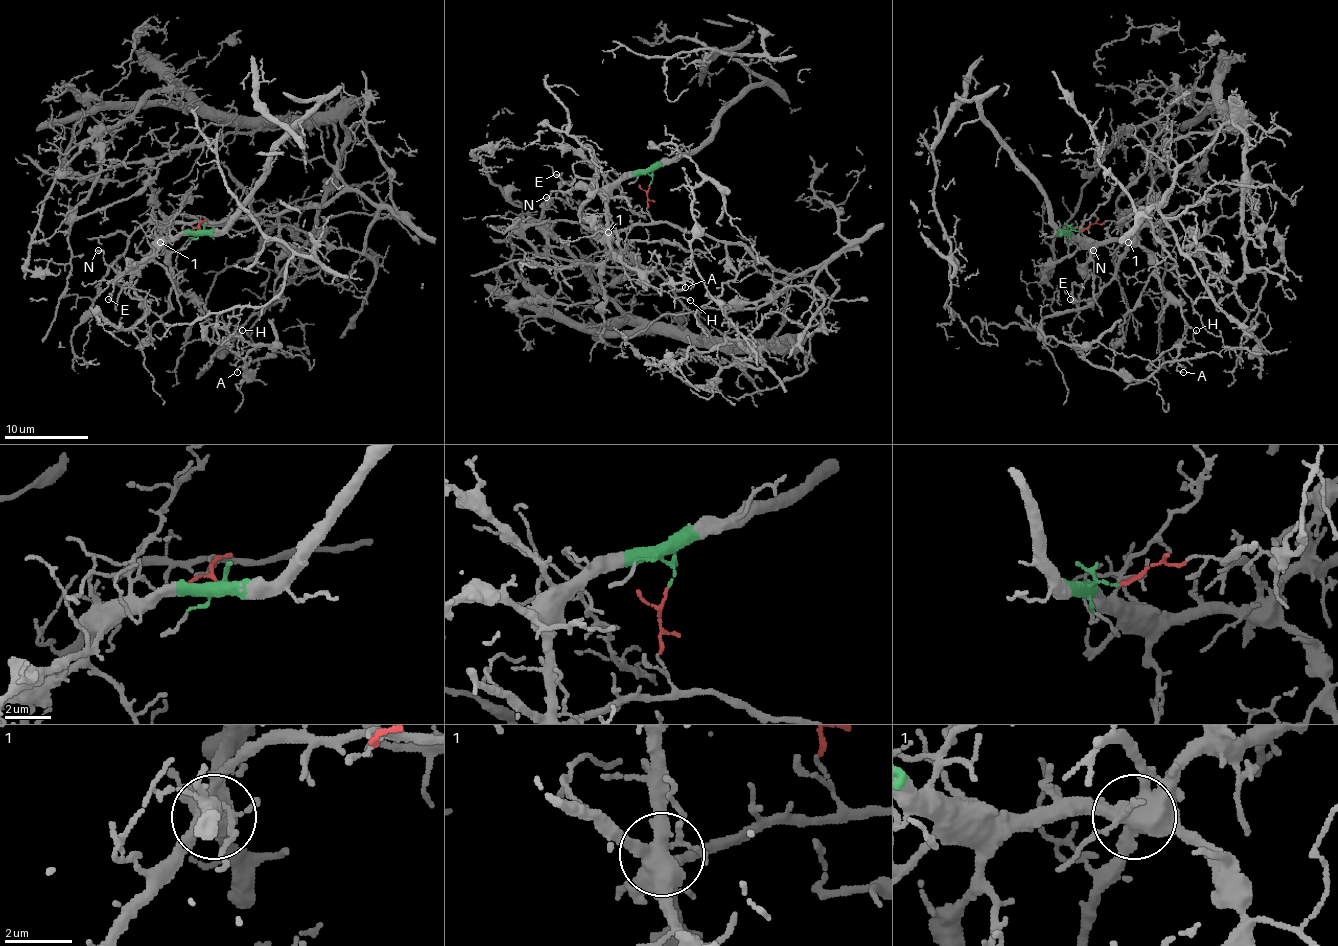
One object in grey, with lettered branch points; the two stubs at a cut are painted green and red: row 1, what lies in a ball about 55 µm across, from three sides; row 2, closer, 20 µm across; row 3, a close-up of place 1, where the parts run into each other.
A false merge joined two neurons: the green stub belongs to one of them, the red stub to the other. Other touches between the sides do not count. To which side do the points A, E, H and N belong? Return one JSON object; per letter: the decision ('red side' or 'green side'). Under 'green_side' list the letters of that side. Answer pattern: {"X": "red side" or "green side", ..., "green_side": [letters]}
{"A": "green side", "E": "green side", "H": "green side", "N": "green side", "green_side": ["A", "E", "H", "N"]}

